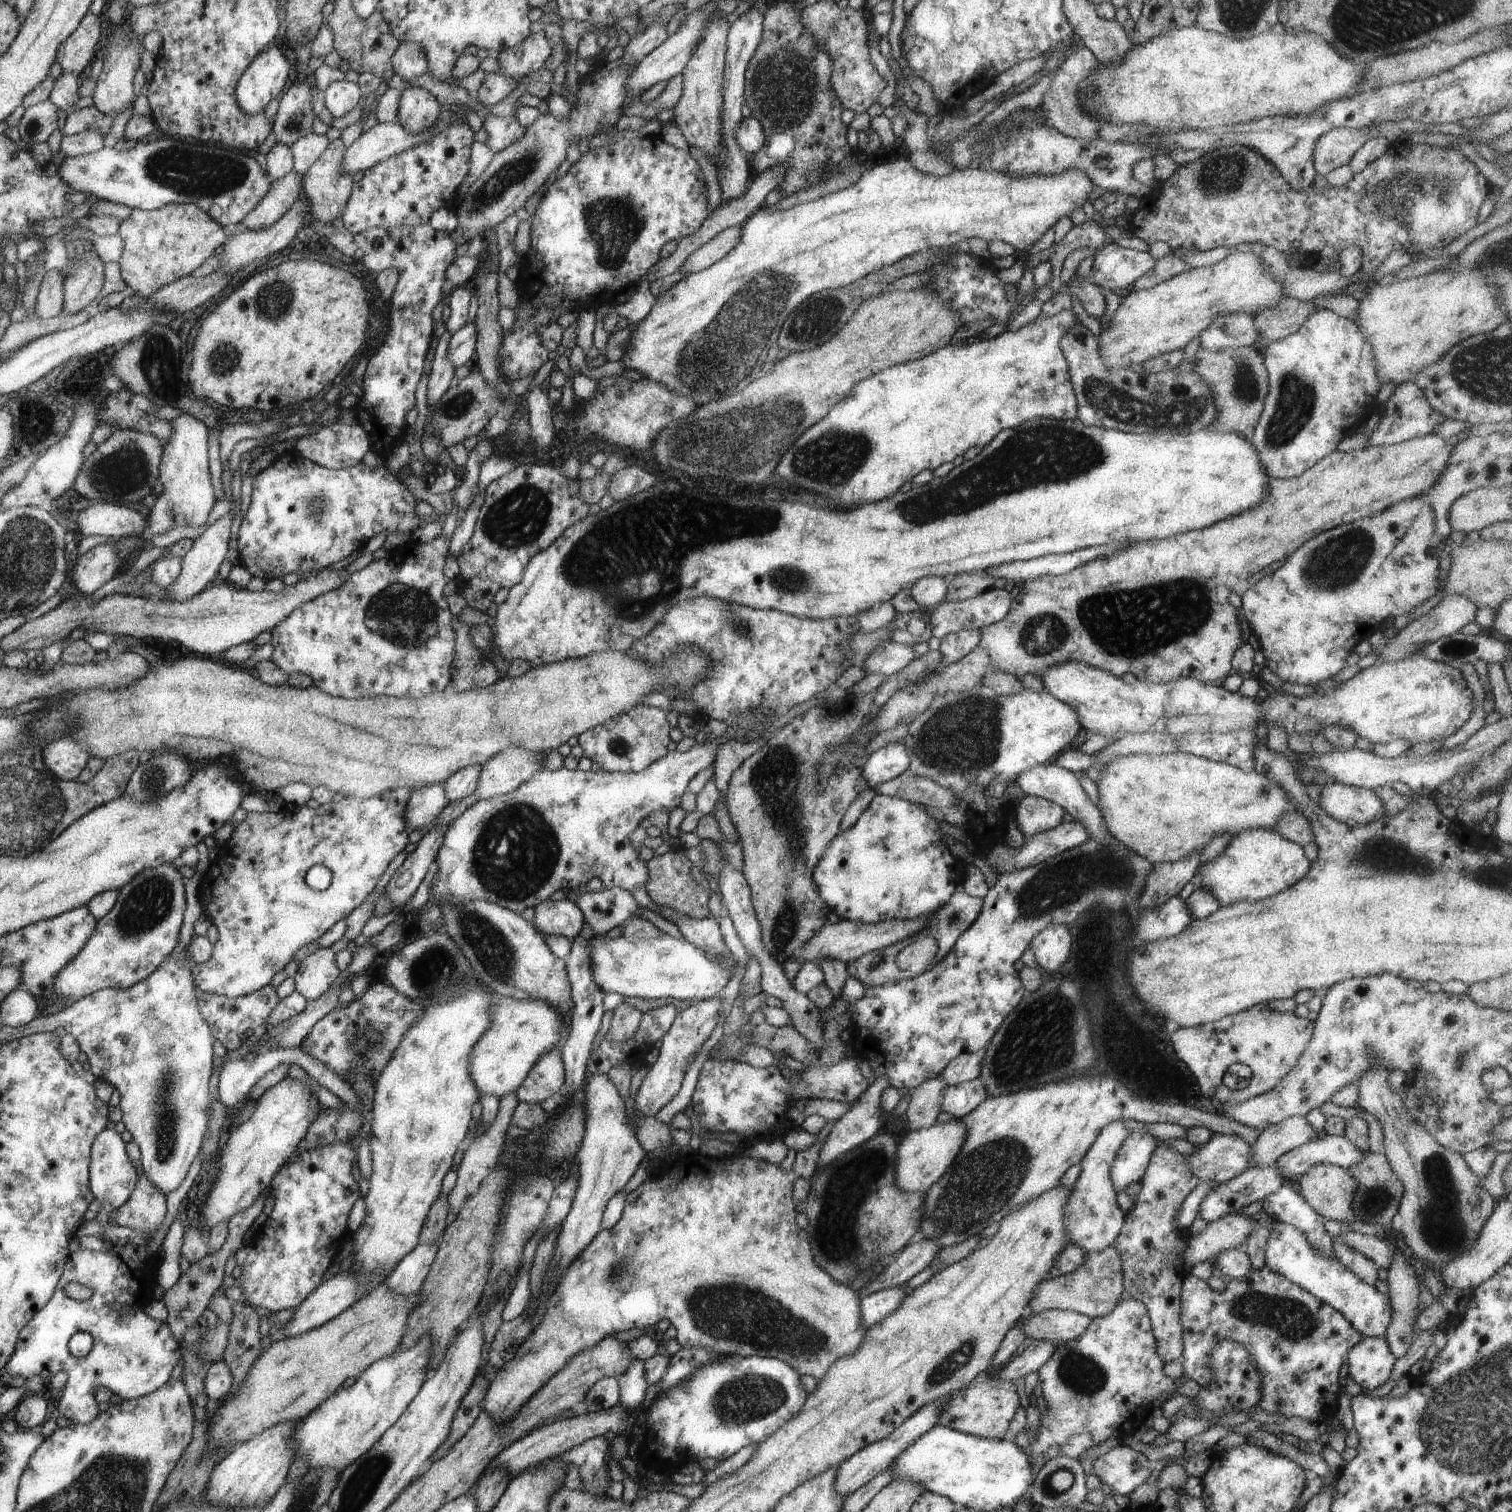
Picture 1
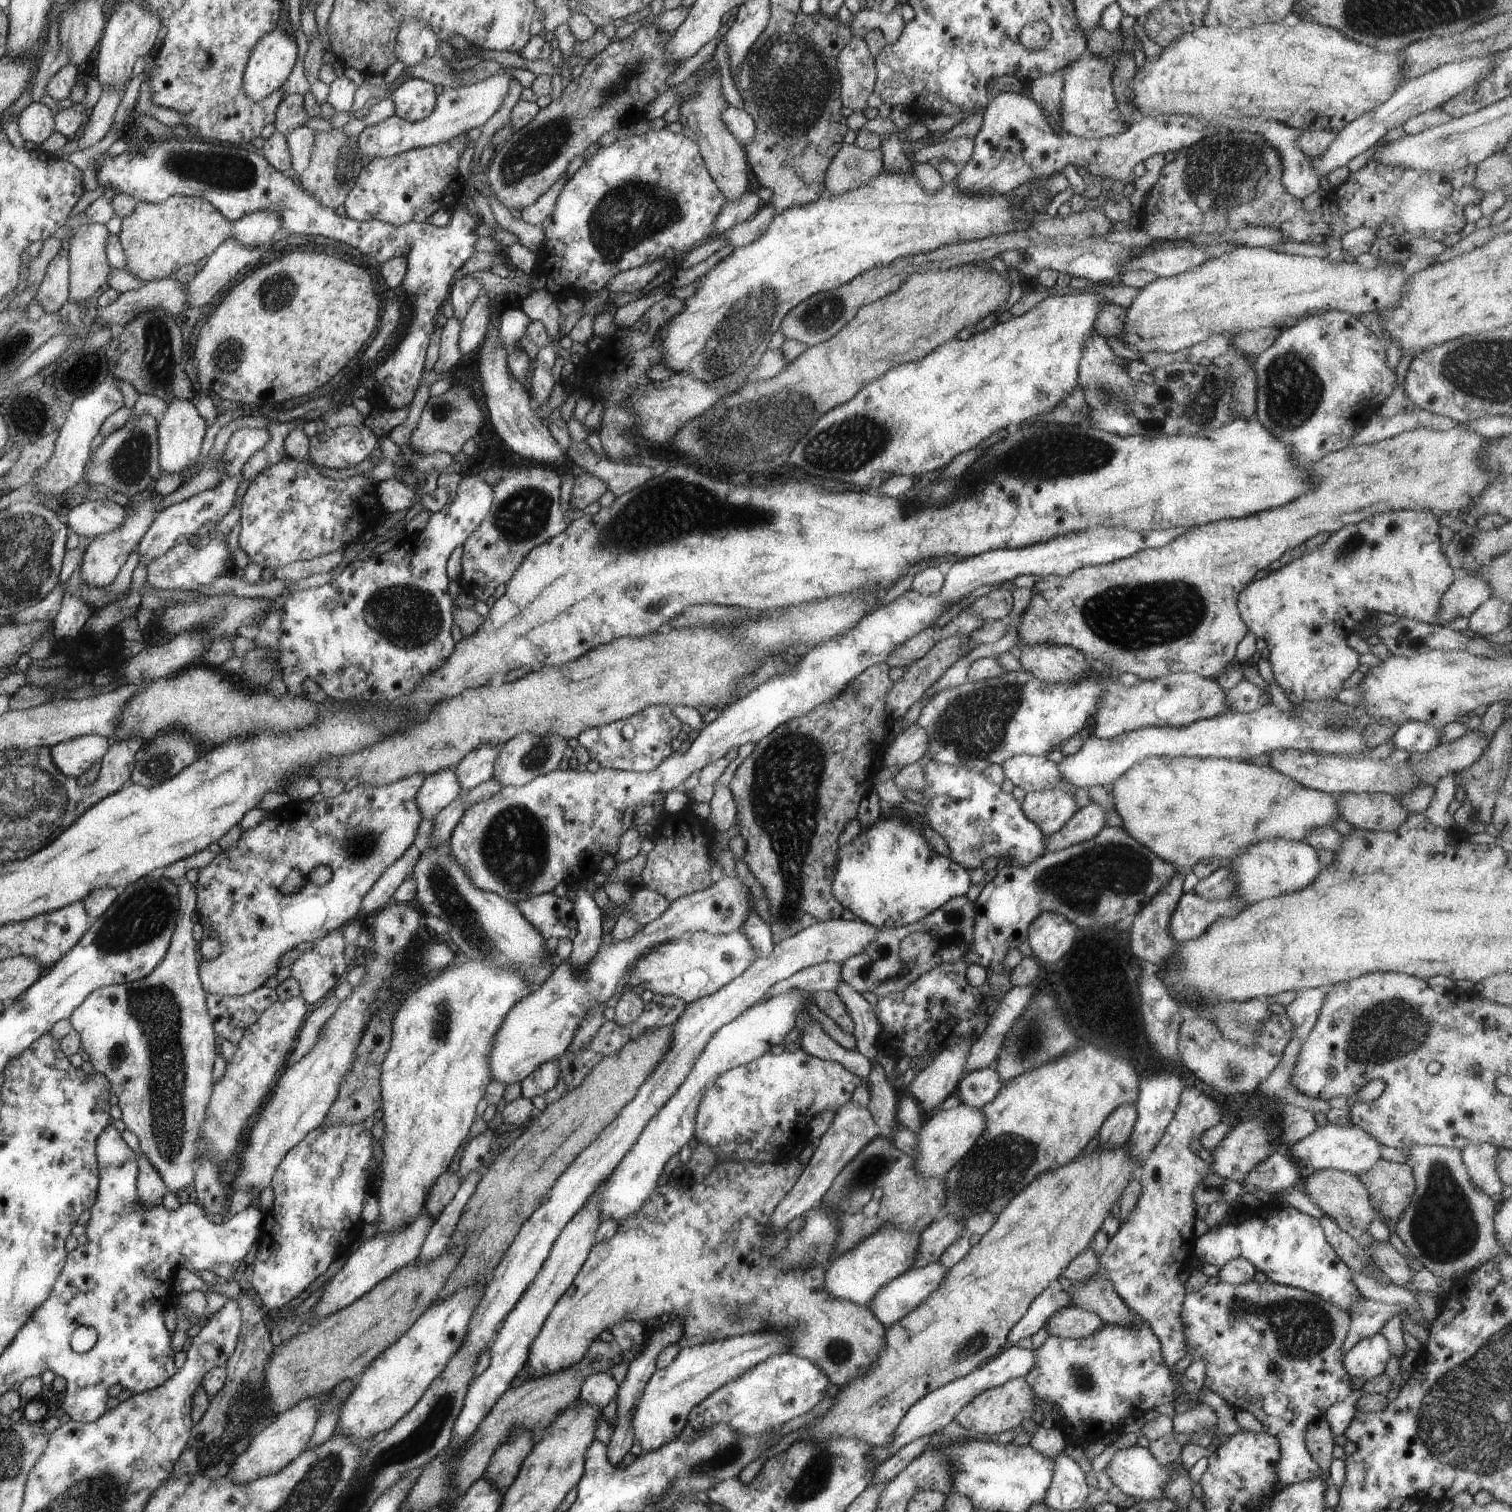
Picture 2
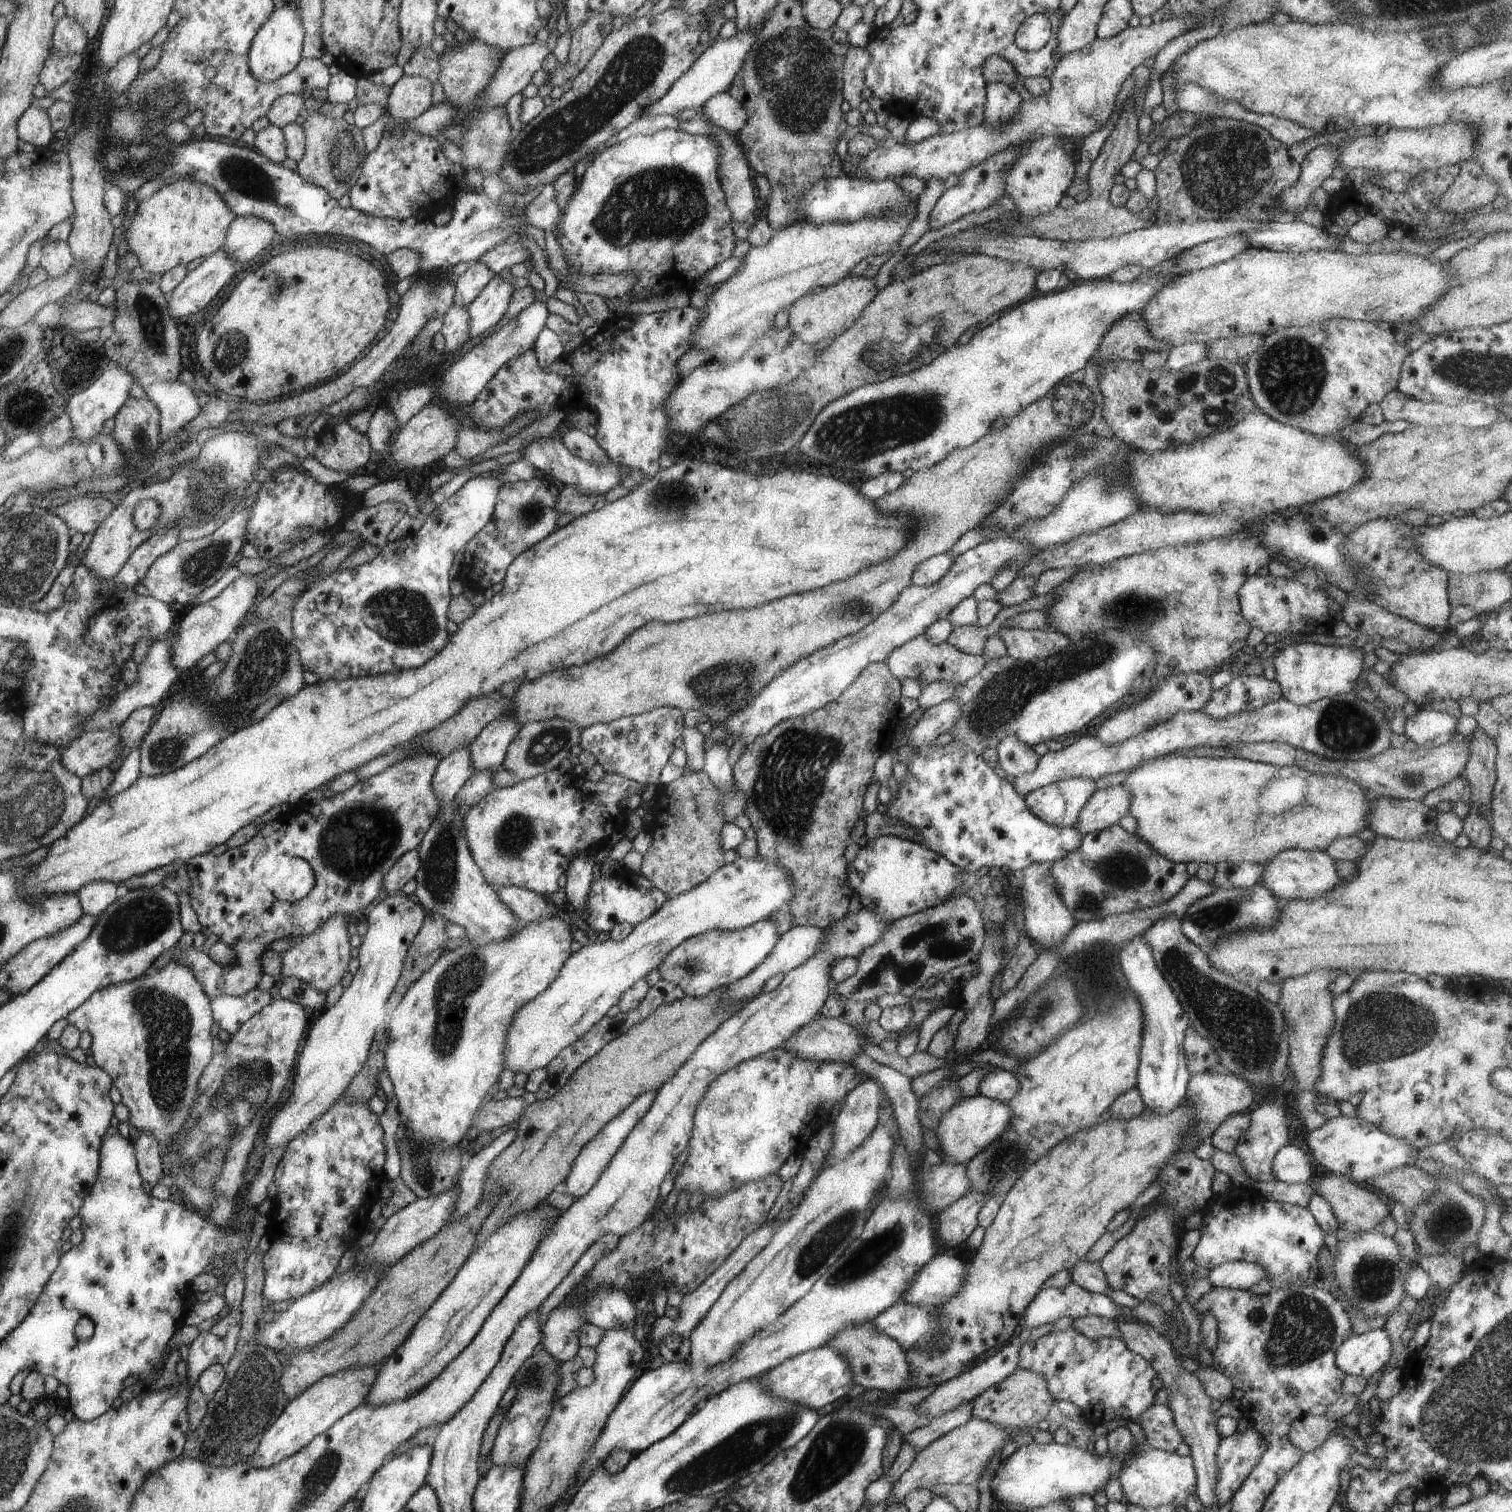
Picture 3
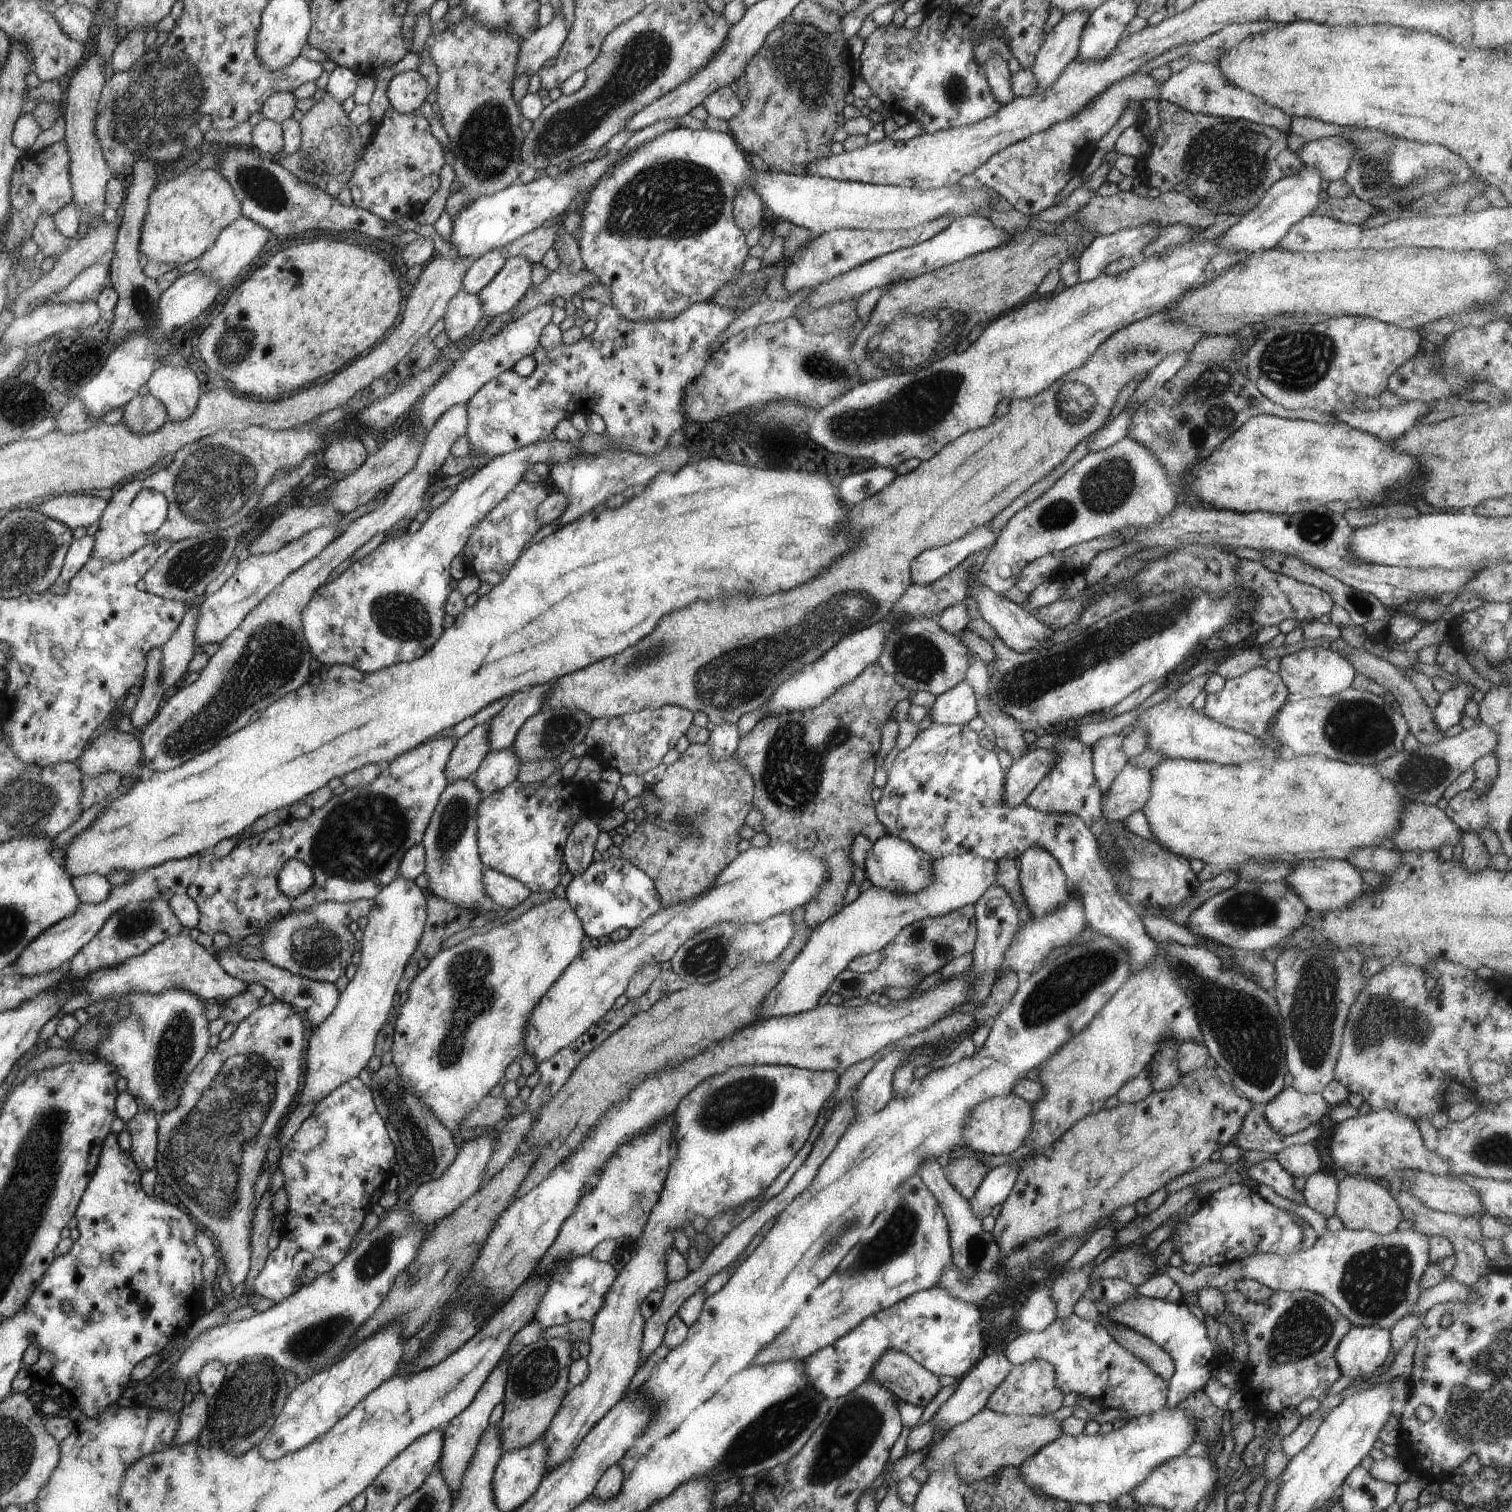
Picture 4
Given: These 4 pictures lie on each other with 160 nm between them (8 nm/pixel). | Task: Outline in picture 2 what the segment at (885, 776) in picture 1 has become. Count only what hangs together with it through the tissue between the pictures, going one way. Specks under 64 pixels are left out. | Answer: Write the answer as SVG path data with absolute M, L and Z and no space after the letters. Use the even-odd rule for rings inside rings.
M913 723L885 748L883 768L887 766L902 768L920 760L923 754L926 754L928 743L925 729Z

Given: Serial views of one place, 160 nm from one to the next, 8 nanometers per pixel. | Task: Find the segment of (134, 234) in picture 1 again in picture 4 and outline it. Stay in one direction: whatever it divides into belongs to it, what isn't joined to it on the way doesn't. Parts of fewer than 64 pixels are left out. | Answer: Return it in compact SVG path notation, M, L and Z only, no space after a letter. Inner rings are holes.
M190 166L184 172L174 173L172 179L157 184L150 194L147 216L141 228L140 254L148 261L176 267L201 258L217 242L222 230L240 218L241 205L233 184L216 170Z

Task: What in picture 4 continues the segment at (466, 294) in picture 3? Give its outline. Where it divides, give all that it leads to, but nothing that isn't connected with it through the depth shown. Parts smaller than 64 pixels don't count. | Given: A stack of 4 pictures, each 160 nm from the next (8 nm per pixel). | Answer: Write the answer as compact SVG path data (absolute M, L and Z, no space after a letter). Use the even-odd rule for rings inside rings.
M501 249L492 250L484 257L476 259L469 273L465 275L462 289L468 294L480 293L492 281L492 278L496 277L506 262L507 259L502 256Z

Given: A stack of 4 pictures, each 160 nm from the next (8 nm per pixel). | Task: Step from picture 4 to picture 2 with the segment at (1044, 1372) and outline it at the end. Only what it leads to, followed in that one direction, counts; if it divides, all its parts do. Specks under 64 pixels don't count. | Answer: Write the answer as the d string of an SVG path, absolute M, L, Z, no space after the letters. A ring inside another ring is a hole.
M1025 1377L1013 1378L1000 1386L981 1392L956 1413L955 1420L960 1426L970 1430L972 1435L976 1432L997 1439L1003 1432L1020 1428L1024 1418L1032 1418L1036 1406L1032 1400L1034 1395L1035 1392L1030 1388Z

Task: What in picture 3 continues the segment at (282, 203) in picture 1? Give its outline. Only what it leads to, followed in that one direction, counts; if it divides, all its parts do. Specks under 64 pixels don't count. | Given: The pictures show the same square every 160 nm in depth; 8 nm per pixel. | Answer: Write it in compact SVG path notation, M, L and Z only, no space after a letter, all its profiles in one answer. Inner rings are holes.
M238 217L229 226L229 236L226 237L224 249L240 264L250 262L252 258L272 244L276 232L274 225L263 218Z

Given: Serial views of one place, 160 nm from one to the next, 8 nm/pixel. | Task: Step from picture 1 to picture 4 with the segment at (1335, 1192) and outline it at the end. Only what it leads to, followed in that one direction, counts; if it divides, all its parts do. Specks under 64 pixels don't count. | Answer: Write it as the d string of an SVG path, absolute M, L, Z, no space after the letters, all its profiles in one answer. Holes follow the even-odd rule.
M1341 1174L1340 1177L1336 1215L1346 1229L1367 1229L1382 1235L1396 1231L1403 1220L1402 1210L1398 1207L1391 1191L1372 1179L1347 1174Z

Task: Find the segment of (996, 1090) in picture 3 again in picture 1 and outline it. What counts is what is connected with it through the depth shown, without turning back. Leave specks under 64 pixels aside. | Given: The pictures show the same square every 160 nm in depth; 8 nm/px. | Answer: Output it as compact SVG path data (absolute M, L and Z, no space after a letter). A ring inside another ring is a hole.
M980 1078L963 1084L948 1085L944 1088L944 1100L940 1104L940 1109L953 1118L962 1119L983 1104L987 1097L986 1086Z

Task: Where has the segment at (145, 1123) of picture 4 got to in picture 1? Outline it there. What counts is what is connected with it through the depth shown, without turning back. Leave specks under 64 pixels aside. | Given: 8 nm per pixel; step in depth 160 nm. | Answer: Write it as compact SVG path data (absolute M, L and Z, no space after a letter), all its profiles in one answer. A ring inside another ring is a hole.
M142 1175L129 1201L119 1212L112 1214L112 1222L133 1230L142 1230L152 1238L166 1218L166 1200L164 1192L160 1192L158 1186Z

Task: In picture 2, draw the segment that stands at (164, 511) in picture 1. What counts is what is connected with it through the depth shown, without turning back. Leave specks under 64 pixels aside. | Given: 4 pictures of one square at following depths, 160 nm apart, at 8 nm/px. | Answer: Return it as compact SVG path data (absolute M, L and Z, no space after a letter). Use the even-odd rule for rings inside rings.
M174 399L167 403L167 410L157 426L158 460L161 470L168 474L182 476L187 469L195 469L204 434L206 434L206 422L204 422L204 418L200 418L192 401Z

